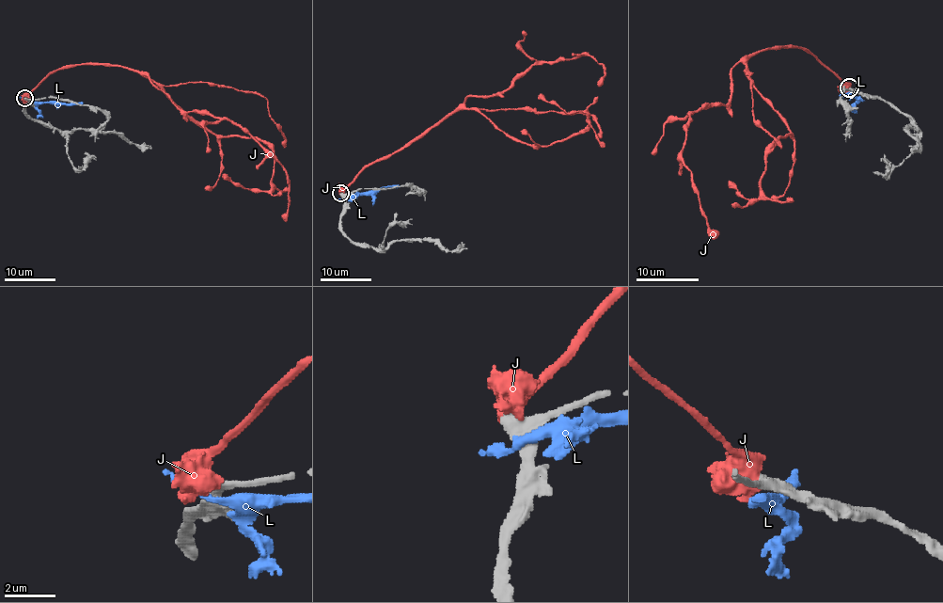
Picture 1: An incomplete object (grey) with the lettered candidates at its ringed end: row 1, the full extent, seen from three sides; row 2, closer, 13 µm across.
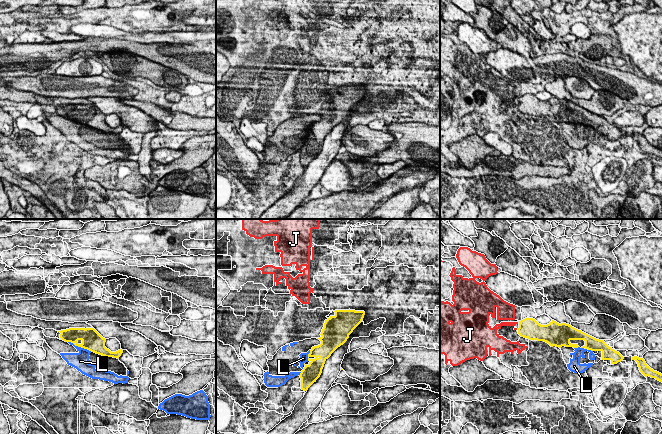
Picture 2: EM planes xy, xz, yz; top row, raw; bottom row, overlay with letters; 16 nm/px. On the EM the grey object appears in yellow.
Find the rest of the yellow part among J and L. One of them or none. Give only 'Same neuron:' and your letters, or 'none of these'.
Same neuron: none of these

